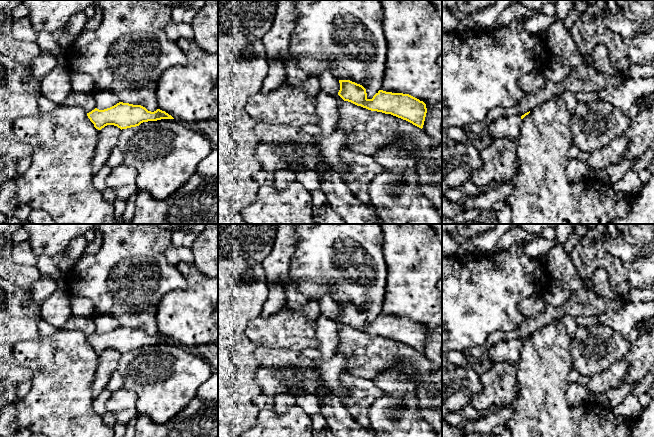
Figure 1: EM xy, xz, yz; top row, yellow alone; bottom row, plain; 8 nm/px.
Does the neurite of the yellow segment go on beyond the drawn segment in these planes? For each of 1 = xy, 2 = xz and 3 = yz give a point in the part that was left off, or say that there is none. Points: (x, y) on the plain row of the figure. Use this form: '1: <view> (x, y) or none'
1: none
2: none
3: yz (502, 351)

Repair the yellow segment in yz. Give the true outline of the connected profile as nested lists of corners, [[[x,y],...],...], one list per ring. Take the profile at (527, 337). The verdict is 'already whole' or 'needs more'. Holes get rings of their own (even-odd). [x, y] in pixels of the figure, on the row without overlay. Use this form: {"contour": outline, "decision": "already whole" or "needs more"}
{"contour": [[[530,337],[524,339],[511,339],[498,341],[487,350],[487,355],[492,363],[511,362],[517,363],[520,358],[521,344]]], "decision": "needs more"}

